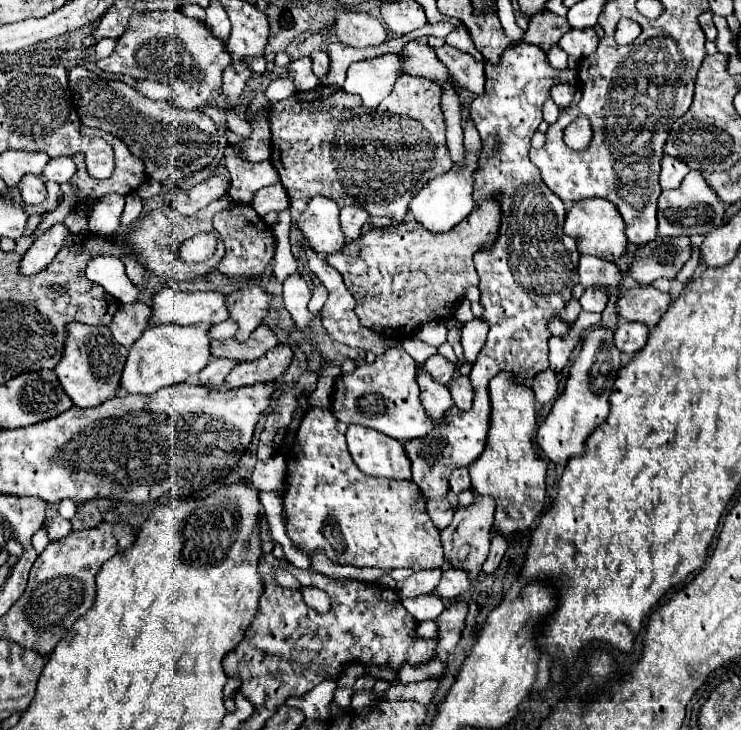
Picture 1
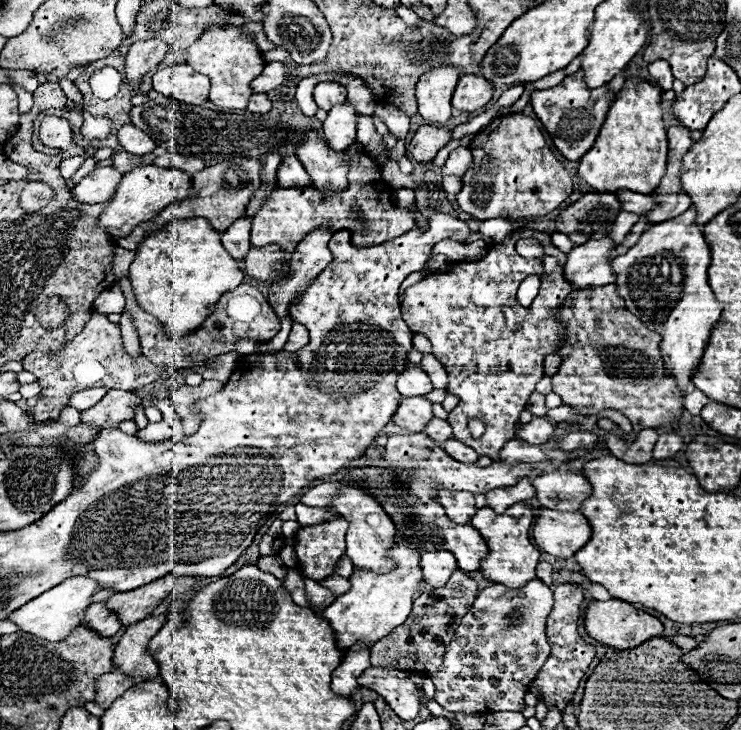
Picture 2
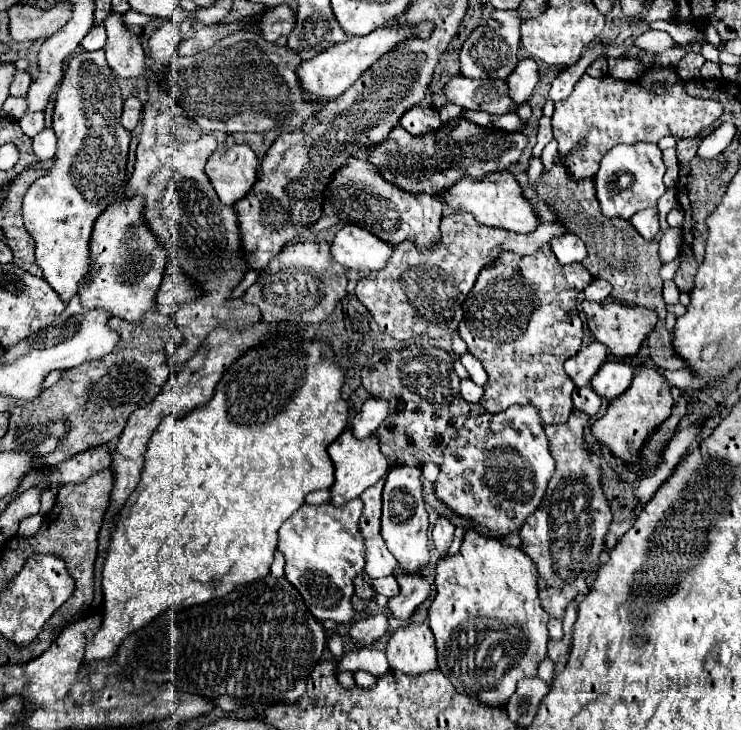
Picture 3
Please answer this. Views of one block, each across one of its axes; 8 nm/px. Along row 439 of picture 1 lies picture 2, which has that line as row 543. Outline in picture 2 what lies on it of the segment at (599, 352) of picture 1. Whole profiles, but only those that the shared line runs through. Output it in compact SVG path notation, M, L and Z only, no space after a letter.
M542 508L542 514L532 528L532 536L540 550L554 558L568 560L588 544L592 526L582 514Z

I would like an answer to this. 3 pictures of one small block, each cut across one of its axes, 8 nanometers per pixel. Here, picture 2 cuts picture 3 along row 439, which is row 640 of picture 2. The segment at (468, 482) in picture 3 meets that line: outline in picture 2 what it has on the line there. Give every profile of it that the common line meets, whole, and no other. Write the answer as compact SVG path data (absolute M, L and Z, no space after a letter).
M538 578L518 590L506 588L504 584L484 588L470 612L462 618L454 640L448 644L444 668L430 676L436 686L434 700L450 712L464 714L520 712L526 706L524 694L530 682L550 656L544 624L552 602L550 586Z

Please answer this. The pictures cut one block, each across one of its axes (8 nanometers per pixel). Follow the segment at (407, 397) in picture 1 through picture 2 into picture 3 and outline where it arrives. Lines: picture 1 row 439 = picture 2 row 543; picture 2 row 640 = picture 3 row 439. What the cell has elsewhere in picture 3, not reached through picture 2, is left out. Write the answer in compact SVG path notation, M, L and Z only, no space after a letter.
M350 428L344 430L330 446L328 446L328 454L334 462L334 484L330 488L330 504L334 506L342 506L348 500L360 496L368 486L376 484L390 468L390 462L384 458L384 454L380 454L380 446L376 446L376 438L352 438Z

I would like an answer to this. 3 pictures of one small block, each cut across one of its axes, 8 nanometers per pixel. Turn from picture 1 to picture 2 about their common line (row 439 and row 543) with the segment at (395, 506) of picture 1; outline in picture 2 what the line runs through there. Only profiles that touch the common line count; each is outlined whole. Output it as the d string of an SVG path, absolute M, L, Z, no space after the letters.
M344 518L300 528L294 536L300 572L316 582L334 574L334 566L344 554L346 528L348 522Z

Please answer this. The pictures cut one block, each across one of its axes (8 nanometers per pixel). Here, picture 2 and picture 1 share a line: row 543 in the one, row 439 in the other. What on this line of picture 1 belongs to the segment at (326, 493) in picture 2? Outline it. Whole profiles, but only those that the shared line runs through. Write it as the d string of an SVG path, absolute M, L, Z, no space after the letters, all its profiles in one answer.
M350 424L346 430L346 442L356 466L364 474L386 476L396 480L412 476L404 446L388 438L386 434Z

